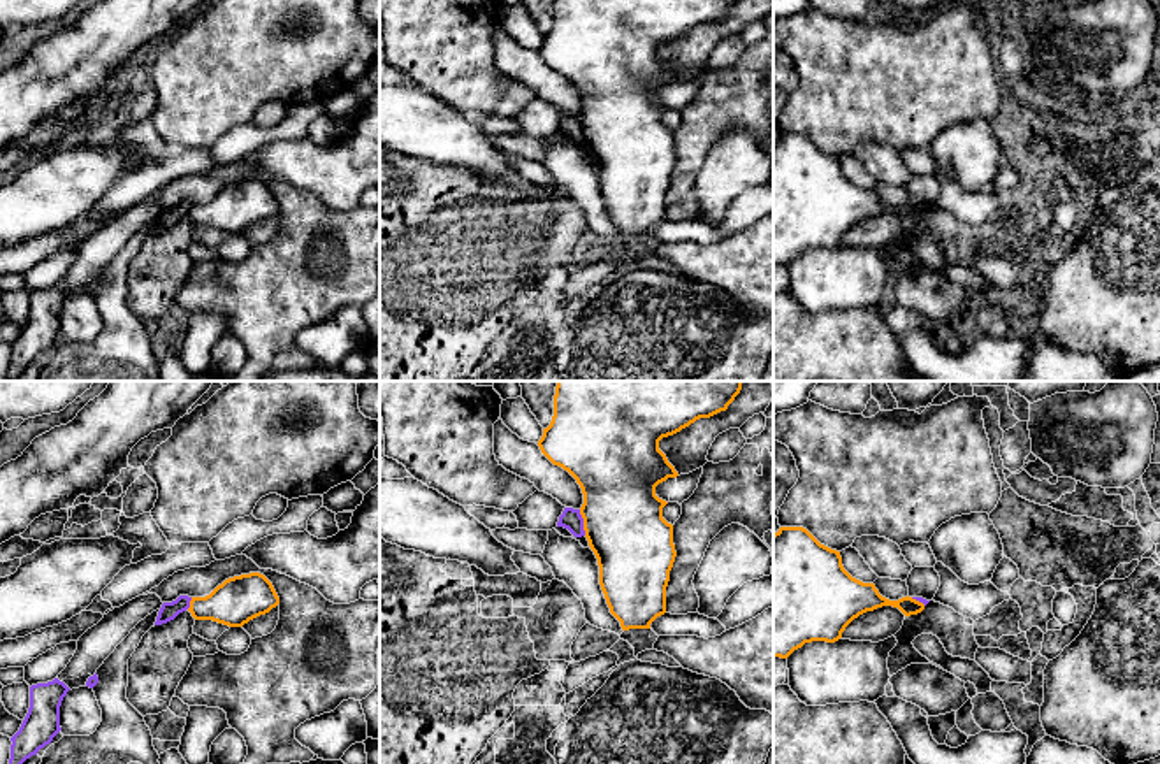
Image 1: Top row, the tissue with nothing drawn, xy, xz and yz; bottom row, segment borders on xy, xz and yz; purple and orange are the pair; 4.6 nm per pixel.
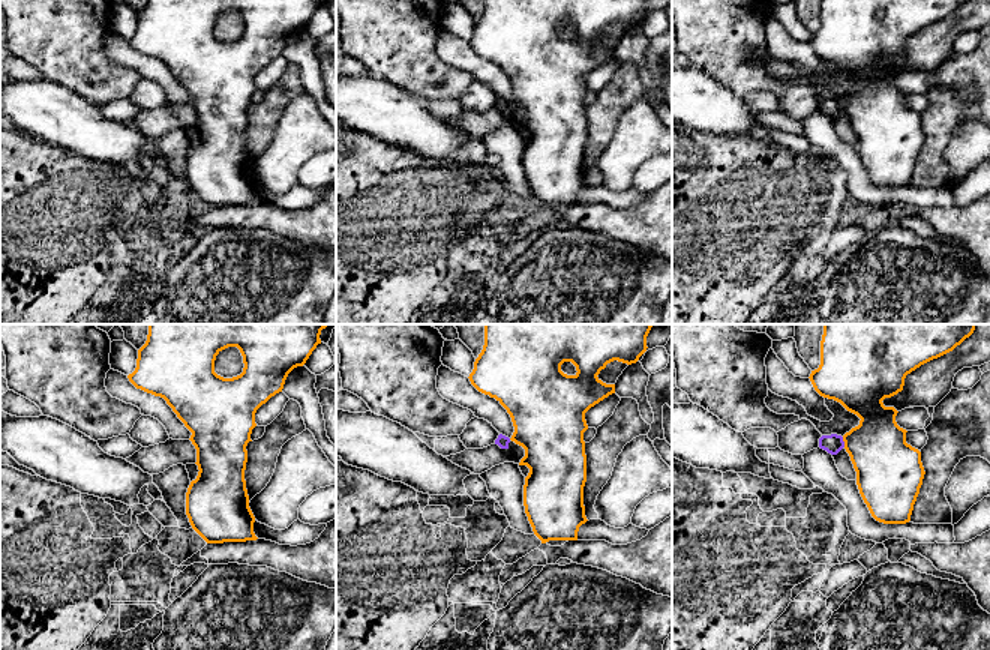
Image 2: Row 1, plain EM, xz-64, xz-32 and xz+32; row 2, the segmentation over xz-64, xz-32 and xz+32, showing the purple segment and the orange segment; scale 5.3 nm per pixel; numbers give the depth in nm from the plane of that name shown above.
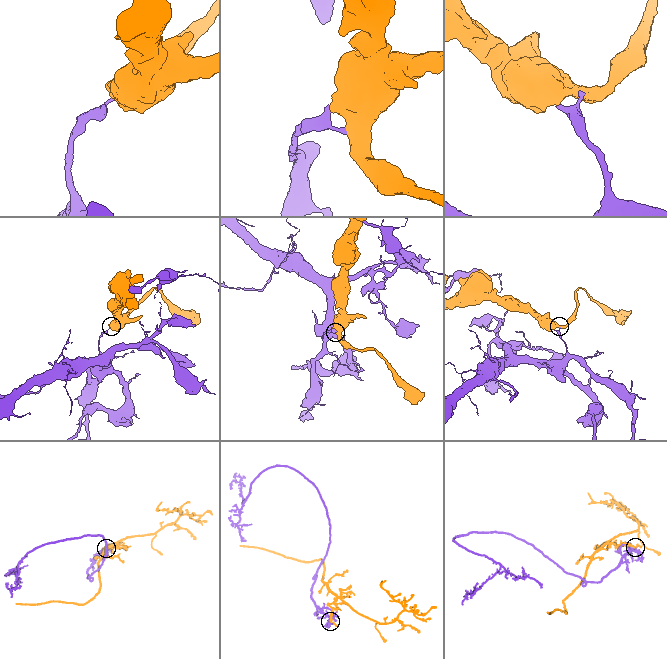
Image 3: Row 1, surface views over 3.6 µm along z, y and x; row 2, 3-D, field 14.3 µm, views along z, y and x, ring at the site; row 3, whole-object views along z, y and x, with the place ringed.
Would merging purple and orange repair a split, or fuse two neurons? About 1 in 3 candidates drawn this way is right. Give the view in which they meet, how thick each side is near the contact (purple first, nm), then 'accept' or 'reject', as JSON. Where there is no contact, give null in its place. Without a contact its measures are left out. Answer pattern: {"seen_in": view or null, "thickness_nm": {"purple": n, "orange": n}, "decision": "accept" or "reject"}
{"seen_in": "xz", "thickness_nm": {"purple": 90, "orange": 360}, "decision": "reject"}

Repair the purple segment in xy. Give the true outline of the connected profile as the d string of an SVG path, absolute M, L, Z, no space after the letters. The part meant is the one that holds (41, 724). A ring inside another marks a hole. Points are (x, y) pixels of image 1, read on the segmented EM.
M58 678L30 687L30 708L19 731L11 738L9 764L23 764L37 755L62 731L60 706L69 690Z

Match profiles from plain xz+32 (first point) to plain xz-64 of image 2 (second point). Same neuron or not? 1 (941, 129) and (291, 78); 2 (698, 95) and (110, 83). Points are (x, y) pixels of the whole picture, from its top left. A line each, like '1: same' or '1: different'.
1: same
2: different

